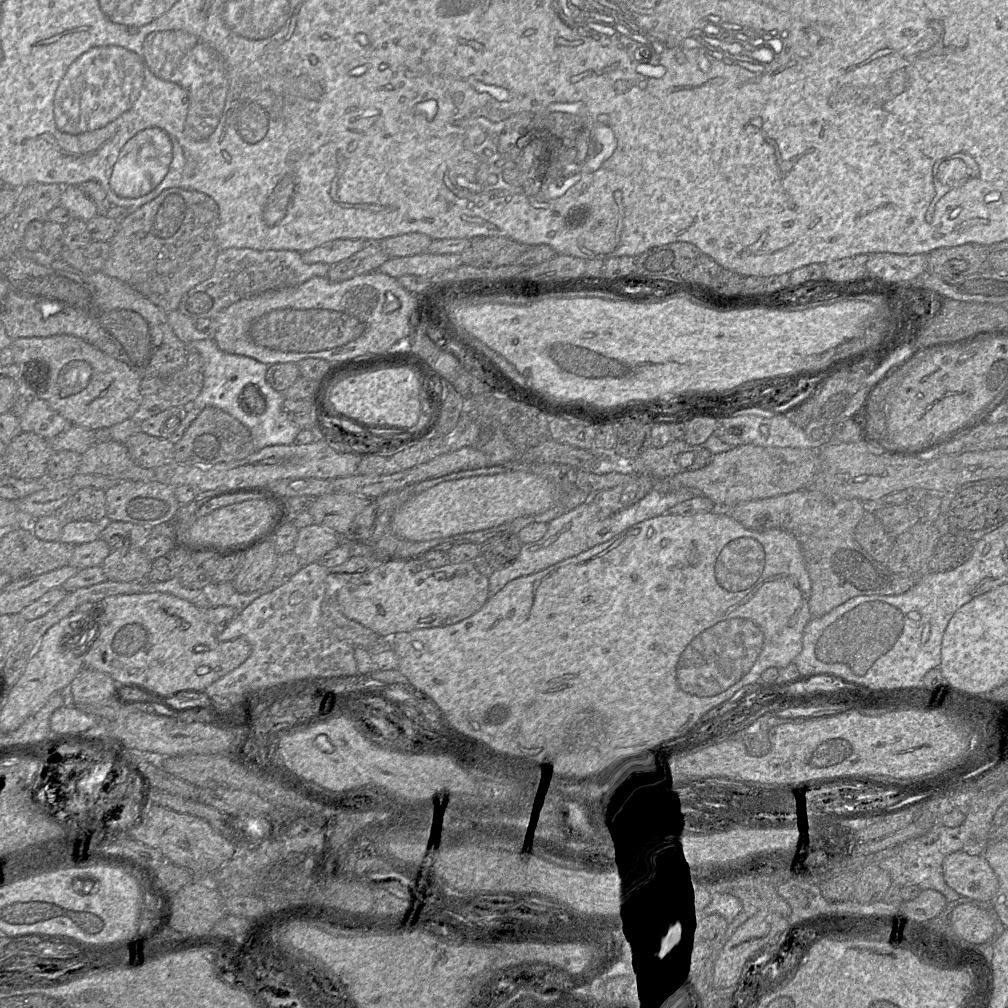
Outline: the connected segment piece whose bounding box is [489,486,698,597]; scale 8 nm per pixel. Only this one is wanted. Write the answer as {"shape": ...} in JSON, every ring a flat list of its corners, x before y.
{"shape":[[684,486,680,488,680,490,669,493,653,489,637,503,604,519,600,518,596,504,589,500,553,519,548,523,548,530,540,540,523,543,519,555,510,565,497,569,492,573,489,577,489,597,494,596,513,579,539,572,594,546,607,542,640,522,668,514,670,508,698,494,697,490,685,488]]}

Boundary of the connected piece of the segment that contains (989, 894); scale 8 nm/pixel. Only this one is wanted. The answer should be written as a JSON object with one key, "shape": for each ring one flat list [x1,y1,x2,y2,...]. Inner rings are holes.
{"shape":[[957,851,943,861,943,877,960,896,989,902,998,891,998,879,983,855]]}

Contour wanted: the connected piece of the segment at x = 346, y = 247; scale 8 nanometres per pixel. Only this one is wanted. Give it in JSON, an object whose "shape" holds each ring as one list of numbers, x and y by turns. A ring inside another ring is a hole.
{"shape":[[339,238,302,252,301,257,306,263,324,262,334,265,362,250,368,242,365,239]]}

